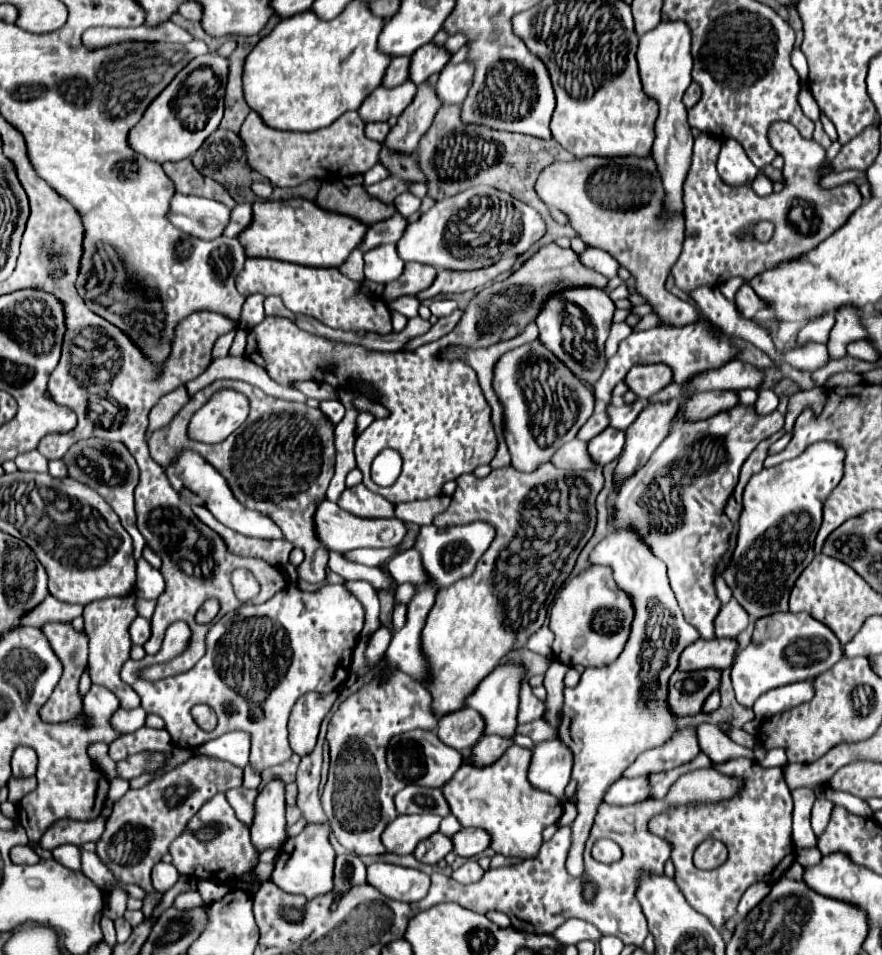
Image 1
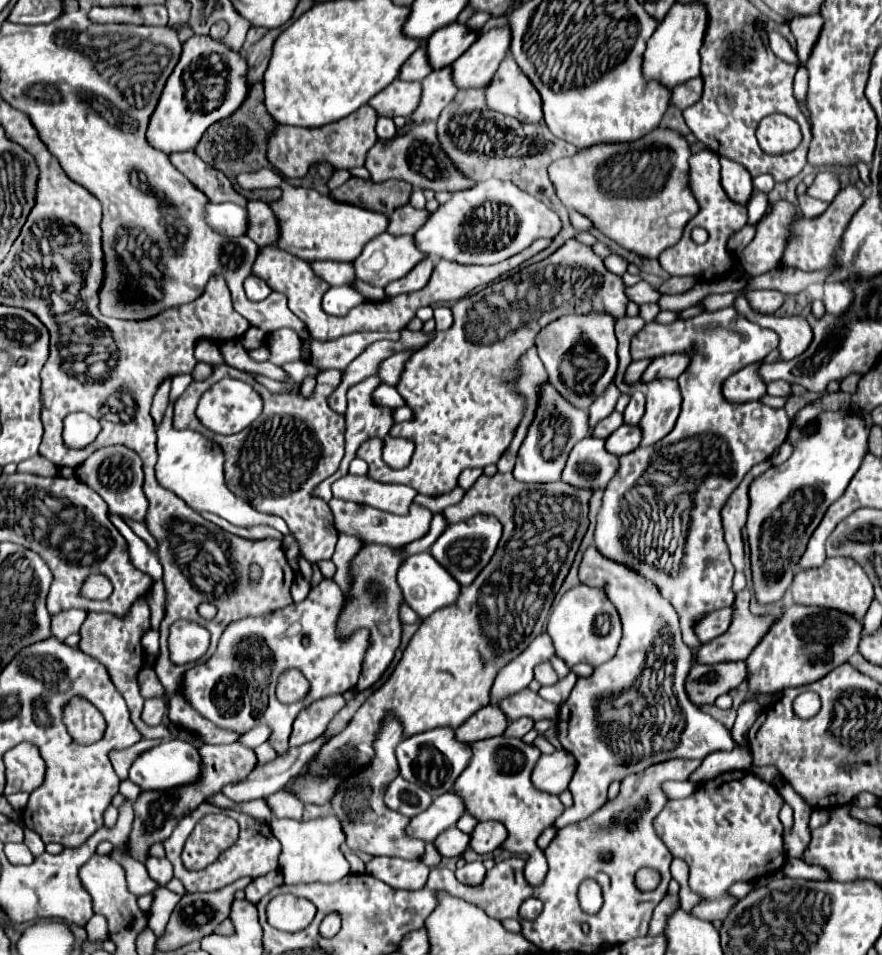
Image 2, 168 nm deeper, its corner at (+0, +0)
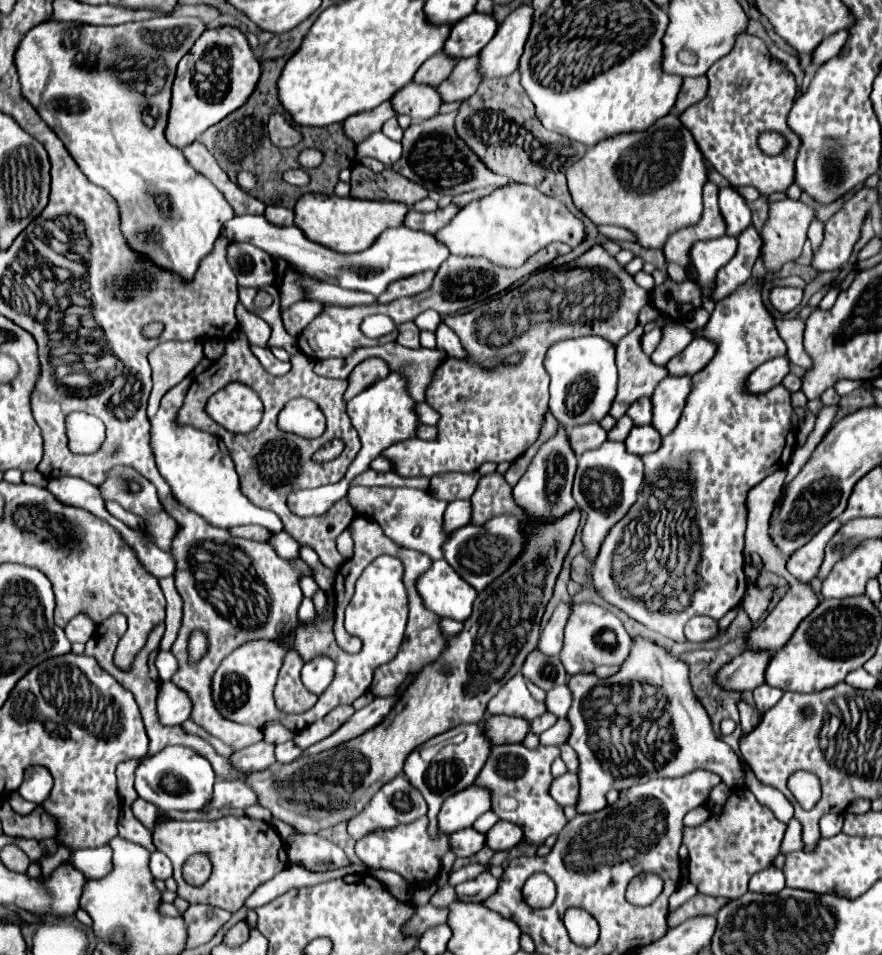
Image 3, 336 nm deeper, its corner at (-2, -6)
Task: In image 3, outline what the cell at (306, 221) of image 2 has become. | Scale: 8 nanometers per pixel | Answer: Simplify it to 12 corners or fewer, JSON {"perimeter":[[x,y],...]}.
{"perimeter":[[309,192],[295,224],[343,254],[401,226],[399,202]]}

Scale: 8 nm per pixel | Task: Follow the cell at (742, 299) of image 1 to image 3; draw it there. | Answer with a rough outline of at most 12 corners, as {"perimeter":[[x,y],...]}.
{"perimeter":[[779,286],[769,300],[787,314],[801,304],[801,288]]}

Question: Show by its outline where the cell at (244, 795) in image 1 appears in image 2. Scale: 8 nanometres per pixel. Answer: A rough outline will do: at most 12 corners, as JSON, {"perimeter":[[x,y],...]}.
{"perimeter":[[325,736],[257,766],[225,786],[233,802],[281,790],[319,752]]}

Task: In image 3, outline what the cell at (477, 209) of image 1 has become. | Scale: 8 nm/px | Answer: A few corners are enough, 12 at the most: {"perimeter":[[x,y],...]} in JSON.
{"perimeter":[[507,184],[435,236],[451,254],[517,268],[585,224],[563,202]]}

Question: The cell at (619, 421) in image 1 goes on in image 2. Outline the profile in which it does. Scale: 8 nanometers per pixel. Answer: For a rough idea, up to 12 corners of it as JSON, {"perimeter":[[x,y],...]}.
{"perimeter":[[631,394],[623,412],[625,424],[635,426],[645,412],[645,394]]}

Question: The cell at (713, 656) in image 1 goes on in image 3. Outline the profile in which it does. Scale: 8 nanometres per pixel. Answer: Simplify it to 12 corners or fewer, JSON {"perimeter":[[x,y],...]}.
{"perimeter":[[791,576],[787,594],[757,628],[747,648],[777,652],[817,608],[807,582]]}

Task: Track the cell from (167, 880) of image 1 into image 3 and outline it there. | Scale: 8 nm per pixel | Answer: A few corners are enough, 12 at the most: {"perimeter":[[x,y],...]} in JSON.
{"perimeter":[[163,852],[151,854],[151,874],[159,880],[171,876],[171,860]]}

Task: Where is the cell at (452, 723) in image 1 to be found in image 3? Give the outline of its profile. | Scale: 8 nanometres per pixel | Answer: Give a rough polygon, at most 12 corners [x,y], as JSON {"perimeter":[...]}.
{"perimeter":[[491,716],[487,736],[493,744],[521,742],[529,734],[523,718]]}

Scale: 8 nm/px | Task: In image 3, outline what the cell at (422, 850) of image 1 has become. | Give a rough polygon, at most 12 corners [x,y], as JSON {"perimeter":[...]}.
{"perimeter":[[475,828],[453,832],[451,850],[459,858],[485,846],[485,834]]}

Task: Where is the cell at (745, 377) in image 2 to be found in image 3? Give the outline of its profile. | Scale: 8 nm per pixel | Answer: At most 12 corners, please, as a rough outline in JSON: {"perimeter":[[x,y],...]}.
{"perimeter":[[787,356],[761,364],[747,378],[753,394],[783,382],[791,362]]}

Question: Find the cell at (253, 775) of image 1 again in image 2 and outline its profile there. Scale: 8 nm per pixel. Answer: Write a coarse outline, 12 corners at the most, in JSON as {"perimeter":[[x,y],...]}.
{"perimeter":[[267,744],[255,748],[257,764],[267,764],[275,760],[275,750]]}

